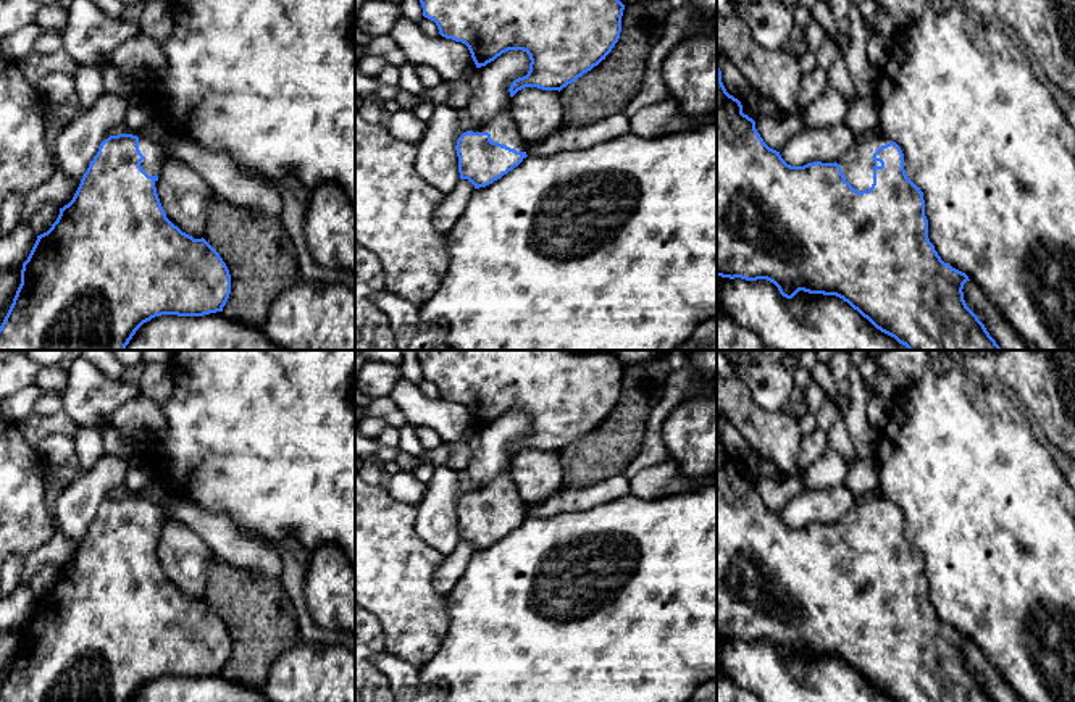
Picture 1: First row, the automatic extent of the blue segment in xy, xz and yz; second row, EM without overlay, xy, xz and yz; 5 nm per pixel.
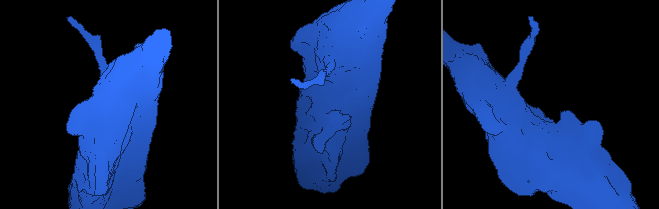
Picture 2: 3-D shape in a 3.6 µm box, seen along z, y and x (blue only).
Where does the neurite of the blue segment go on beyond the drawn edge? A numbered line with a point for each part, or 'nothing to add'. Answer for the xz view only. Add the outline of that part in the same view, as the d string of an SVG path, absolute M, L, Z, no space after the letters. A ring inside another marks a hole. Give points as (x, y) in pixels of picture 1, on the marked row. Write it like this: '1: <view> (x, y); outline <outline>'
1: xz (502, 128); outline M504 111L499 116L492 118L489 123L473 127L473 132L489 132L492 142L499 142L517 152L526 152L528 144L521 139L517 123L512 118L510 111Z

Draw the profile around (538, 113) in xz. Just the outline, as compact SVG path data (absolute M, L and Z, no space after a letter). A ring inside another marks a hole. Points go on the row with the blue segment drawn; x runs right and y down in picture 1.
M525 87L512 97L508 111L528 145L544 142L563 126L563 107L558 90Z

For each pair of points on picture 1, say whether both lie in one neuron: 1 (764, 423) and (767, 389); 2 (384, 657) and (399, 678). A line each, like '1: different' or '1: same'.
1: different
2: same

